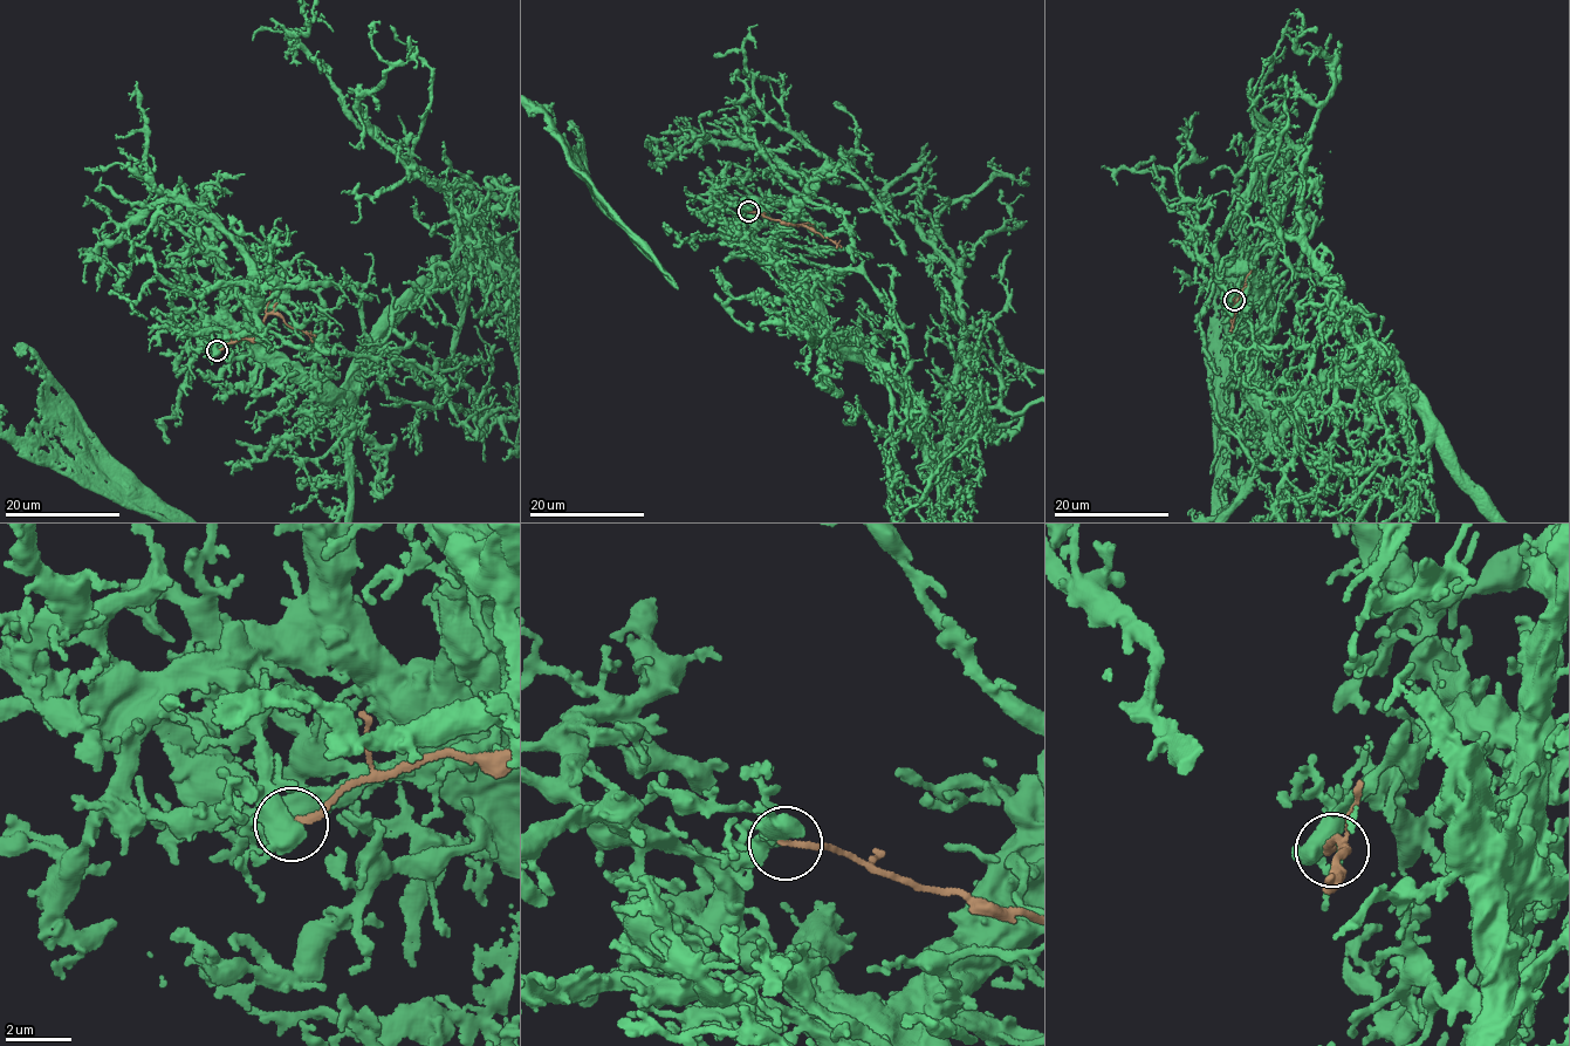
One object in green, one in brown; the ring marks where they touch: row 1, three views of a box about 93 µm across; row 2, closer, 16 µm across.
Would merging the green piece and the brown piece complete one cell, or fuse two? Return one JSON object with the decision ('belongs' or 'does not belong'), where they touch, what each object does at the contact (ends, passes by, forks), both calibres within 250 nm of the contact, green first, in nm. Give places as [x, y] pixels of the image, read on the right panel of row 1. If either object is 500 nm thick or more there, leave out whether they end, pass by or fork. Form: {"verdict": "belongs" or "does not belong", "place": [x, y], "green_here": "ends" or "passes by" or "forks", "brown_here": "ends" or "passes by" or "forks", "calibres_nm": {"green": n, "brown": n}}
{"verdict": "does not belong", "place": [1234, 300], "green_here": "forks", "brown_here": "ends", "calibres_nm": {"green": 440, "brown": 200}}

